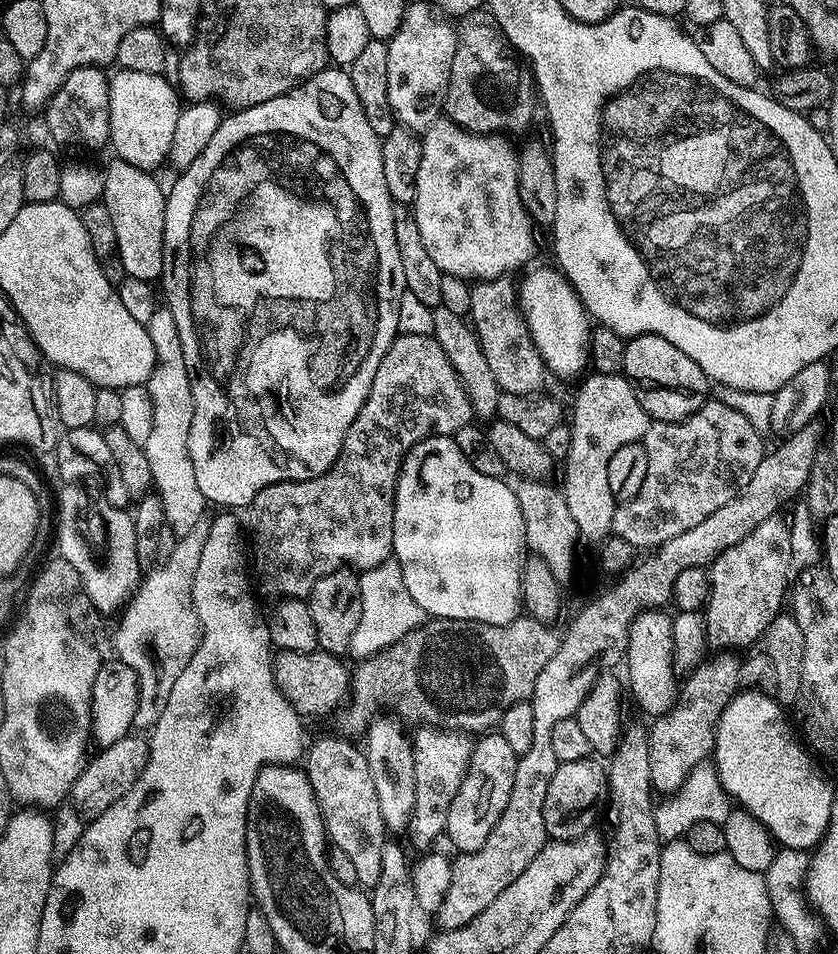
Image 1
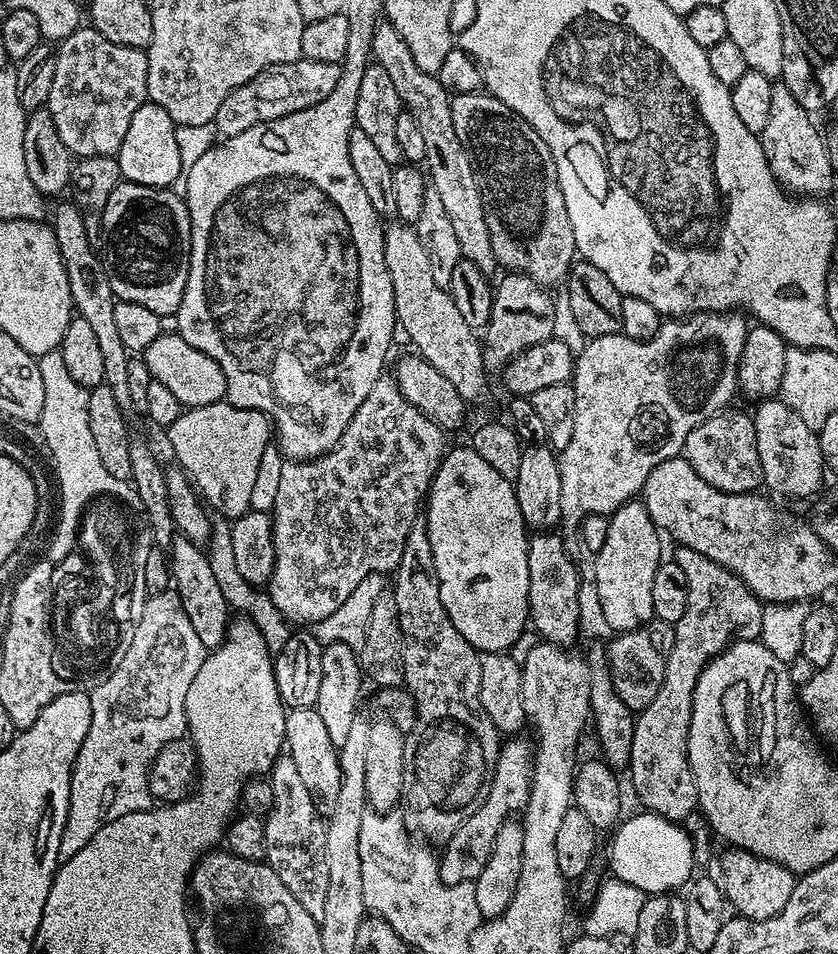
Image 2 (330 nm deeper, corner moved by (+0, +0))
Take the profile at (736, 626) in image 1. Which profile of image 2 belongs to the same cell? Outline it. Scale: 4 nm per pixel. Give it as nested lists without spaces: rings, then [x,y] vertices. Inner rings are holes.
[[[683,546],[675,549],[674,559],[686,573],[688,601],[686,614],[676,623],[674,646],[666,658],[666,674],[654,702],[635,717],[632,735],[632,788],[643,807],[666,819],[687,821],[697,811],[696,782],[688,761],[688,735],[694,706],[694,686],[713,656],[738,640],[755,640],[762,630],[765,605],[718,562]]]

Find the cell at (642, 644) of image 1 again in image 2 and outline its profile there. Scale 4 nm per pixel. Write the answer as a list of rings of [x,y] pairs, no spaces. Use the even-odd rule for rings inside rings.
[[[633,498],[608,517],[610,531],[602,550],[594,554],[596,560],[596,600],[604,620],[613,633],[629,632],[641,628],[653,619],[654,602],[650,593],[654,590],[654,570],[662,559],[660,539],[662,533],[650,518],[646,506]]]

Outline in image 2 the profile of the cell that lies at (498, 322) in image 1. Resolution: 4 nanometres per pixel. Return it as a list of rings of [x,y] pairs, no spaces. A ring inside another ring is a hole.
[[[387,22],[377,23],[372,39],[371,59],[386,70],[386,75],[394,81],[394,90],[398,90],[398,98],[403,111],[409,112],[418,122],[418,130],[422,130],[422,138],[426,142],[424,160],[426,176],[430,181],[431,191],[442,198],[442,207],[450,217],[454,234],[458,237],[460,255],[463,259],[474,262],[478,270],[492,274],[498,265],[494,258],[494,245],[490,242],[490,226],[486,226],[486,210],[480,187],[476,181],[476,165],[462,146],[458,138],[458,130],[454,130],[452,102],[450,93],[440,84],[433,73],[422,70],[418,62],[414,62],[414,54],[410,54],[410,46],[402,39],[402,34],[394,30]]]

